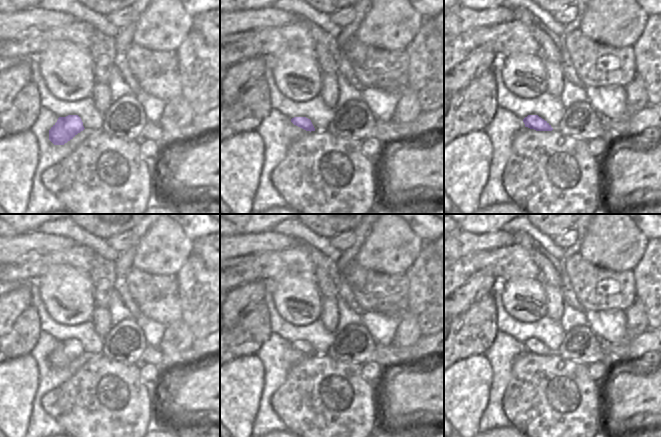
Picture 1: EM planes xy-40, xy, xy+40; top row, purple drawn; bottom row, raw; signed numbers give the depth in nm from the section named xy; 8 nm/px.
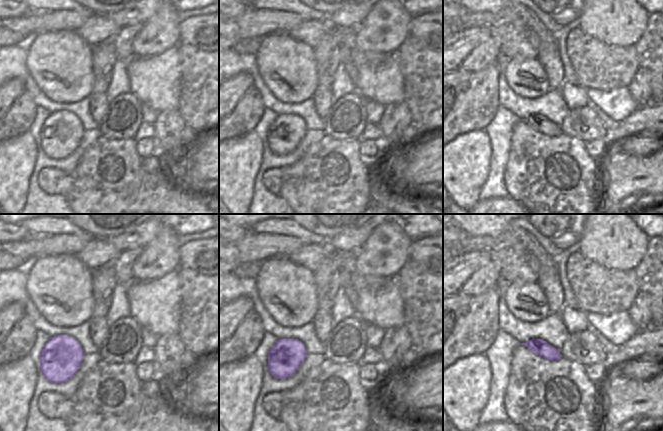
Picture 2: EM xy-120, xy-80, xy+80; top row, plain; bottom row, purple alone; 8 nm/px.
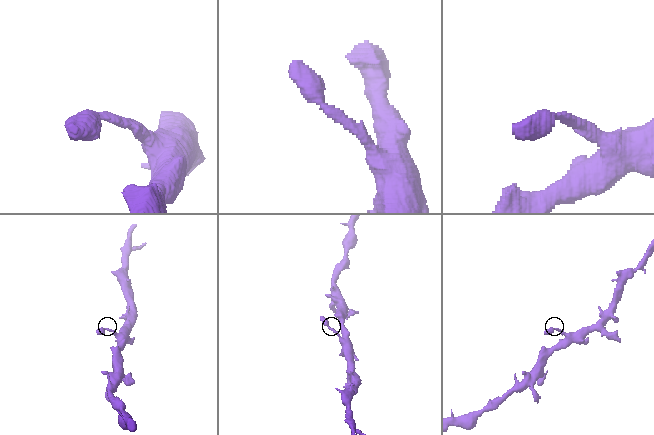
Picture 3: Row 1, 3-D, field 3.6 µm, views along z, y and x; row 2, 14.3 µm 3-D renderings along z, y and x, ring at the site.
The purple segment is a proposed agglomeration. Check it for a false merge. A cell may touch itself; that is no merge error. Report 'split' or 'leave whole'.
leave whole

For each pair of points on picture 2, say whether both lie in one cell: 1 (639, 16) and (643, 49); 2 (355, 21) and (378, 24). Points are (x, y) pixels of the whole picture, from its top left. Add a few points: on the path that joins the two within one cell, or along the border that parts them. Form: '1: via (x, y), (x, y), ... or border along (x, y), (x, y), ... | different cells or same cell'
1: border along (649, 14), (646, 29), (634, 45) | different cells
2: border along (370, 10), (356, 29) | different cells

